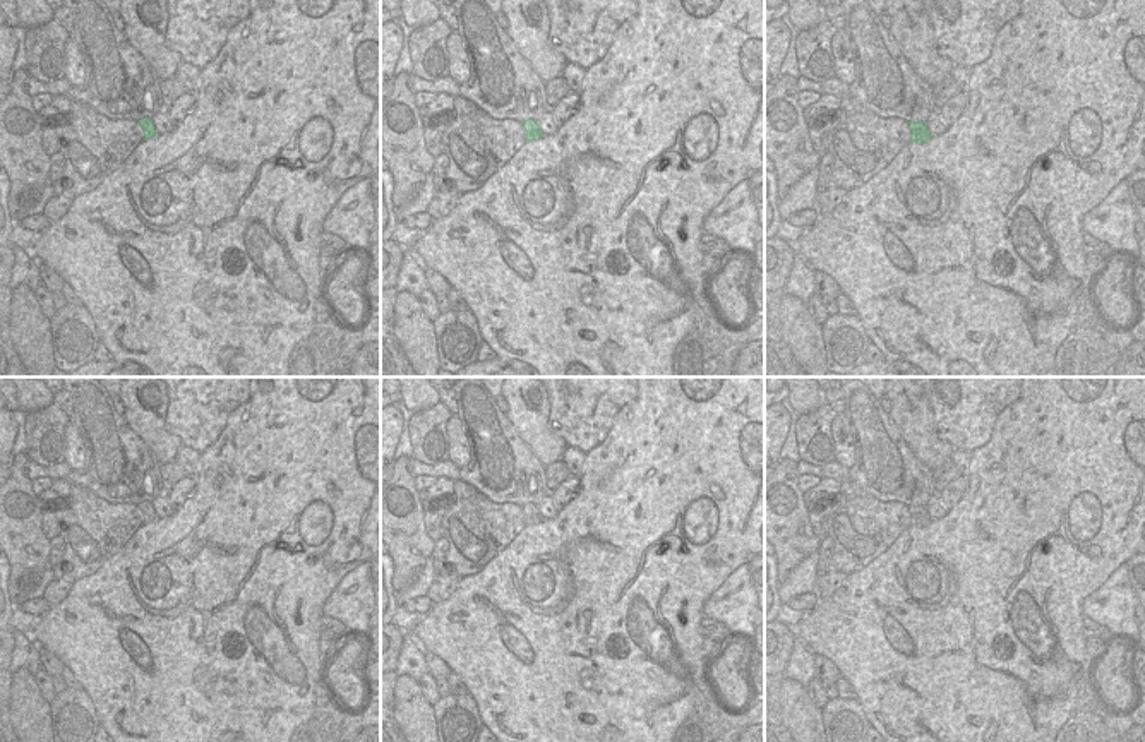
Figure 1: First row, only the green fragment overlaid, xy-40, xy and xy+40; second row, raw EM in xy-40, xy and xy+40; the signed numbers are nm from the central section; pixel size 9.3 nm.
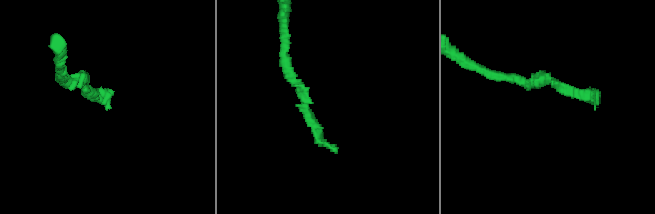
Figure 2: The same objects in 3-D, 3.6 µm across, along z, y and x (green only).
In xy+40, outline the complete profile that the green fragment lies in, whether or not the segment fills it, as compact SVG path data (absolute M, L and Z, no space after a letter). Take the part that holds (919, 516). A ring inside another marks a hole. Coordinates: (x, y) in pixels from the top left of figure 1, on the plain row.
M934 494L927 506L908 506L910 512L910 526L924 528L932 519L941 519L946 516L948 509L941 504L941 499L938 494Z

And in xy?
M545 495L537 506L535 504L525 504L523 507L525 514L525 524L533 526L542 523L543 519L550 519L557 516L557 511L552 504L552 497Z

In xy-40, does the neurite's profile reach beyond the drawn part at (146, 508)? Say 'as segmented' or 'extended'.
extended

